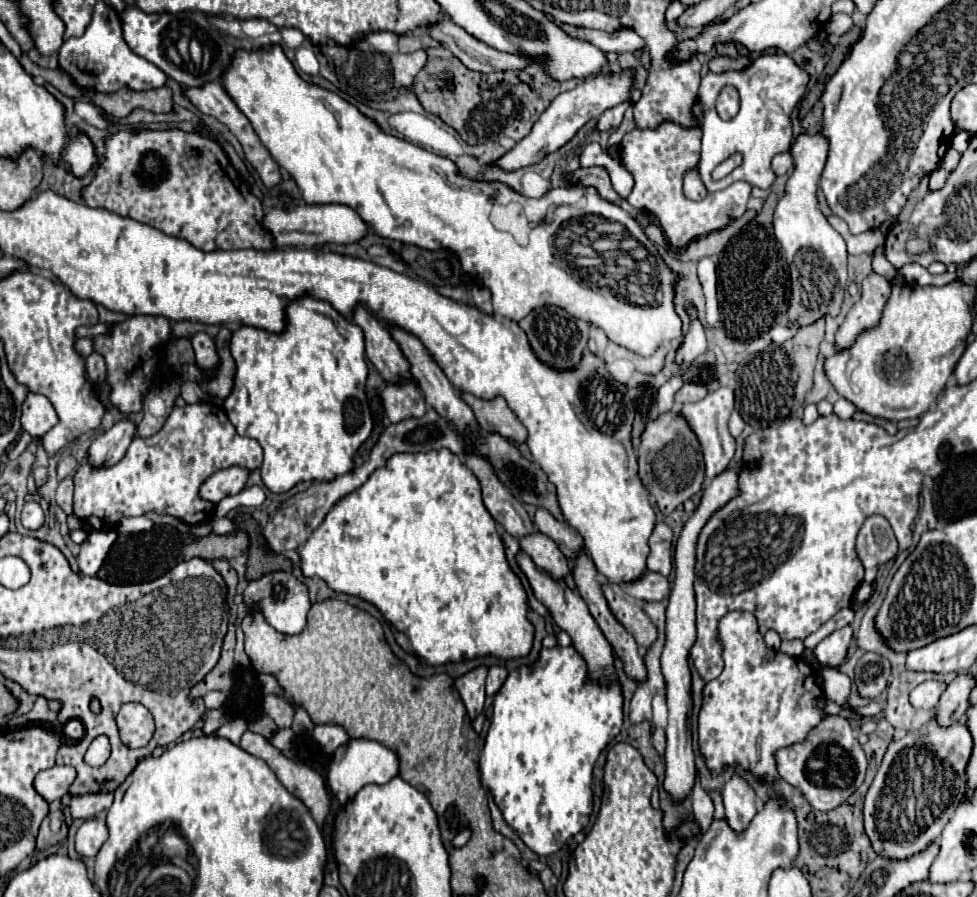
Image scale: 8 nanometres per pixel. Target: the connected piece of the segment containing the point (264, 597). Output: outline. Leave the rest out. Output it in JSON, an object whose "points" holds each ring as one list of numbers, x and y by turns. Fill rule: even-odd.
{"points":[[284,571,268,573,258,581,250,581,248,587,244,589,244,603,264,615,264,619,280,633,284,635,298,635,306,627,306,615,310,609,310,599,308,599,308,589,292,575]]}

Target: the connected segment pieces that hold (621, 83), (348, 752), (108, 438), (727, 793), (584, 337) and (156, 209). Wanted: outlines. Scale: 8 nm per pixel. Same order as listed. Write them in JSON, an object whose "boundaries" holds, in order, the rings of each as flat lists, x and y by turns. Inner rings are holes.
{"boundaries":[[[628,71,598,75,594,79,580,81,572,91,558,95,550,103,550,107,544,111,544,115,540,115,540,119,534,123,532,131,522,141,518,141,504,157,500,157,498,165,506,171,514,171,514,169,538,163,540,159,544,159,544,155,558,151,564,143,568,143,576,135,576,131,582,125,586,125,590,119,598,119,606,109,612,109,618,103,624,103,628,89,632,89,632,75]],[[350,739,332,755,332,763,328,771,328,785,330,785,330,791,336,795,336,799,344,805,356,795,356,791,360,791,360,787,368,783,382,785,382,783,388,783,396,775,398,775,398,757,392,749,370,739]],[[122,419,112,429,98,435,92,441,92,445,88,447,90,465,92,467,112,467,112,465,116,465,124,457,130,441,134,439,134,433,136,433,136,425,128,419]],[[734,775,722,789,722,799,726,807,726,819,734,831,744,831,752,817,756,815,756,791,742,777]],[[540,307,540,309,534,309,528,317,524,317,520,321,520,327,526,331,534,353,542,361,548,361,558,369,570,369,582,359,582,351,586,349,586,341,588,341,590,323,574,319,564,309,558,309,558,307]],[[124,129,114,133,106,141,106,153,96,169,94,181,84,189,84,203,156,227,158,231,184,239,202,251,274,247,272,235,260,225,260,219,264,217,260,201,238,177,222,147,206,137,184,133,180,129,142,129,136,135],[148,151,158,153,166,167,164,177,150,185,138,177,138,163]]]}

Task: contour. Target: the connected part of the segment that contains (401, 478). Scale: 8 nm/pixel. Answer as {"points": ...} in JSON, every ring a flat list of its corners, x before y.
{"points":[[448,449,440,451,428,451,428,453,400,453,392,455,392,459,386,461,384,467,376,469,368,481,346,495,332,511,326,515,326,519,320,523,320,527,310,535,310,539,298,549,300,555,300,569,304,577,320,577,328,583,330,589,336,593,346,593,352,597,360,597,374,607,380,609,384,619,402,635,394,635,398,645,406,651,412,653,420,659,424,659,428,665,444,665,444,663,454,663,462,659,474,659,474,657,486,657,492,655,496,659,508,661,508,659,518,659,526,657,532,649,534,641,534,625,528,619,528,595,512,571,506,553,504,553,504,543,496,531,496,521,488,513,488,509,482,503,482,493,480,493,480,483,474,477,474,473,466,467,464,461,460,461,458,455,454,455]]}

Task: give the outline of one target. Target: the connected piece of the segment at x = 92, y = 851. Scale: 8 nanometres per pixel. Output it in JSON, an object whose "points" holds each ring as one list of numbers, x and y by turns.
{"points":[[98,817,88,819,80,825,80,829,76,833,76,851,82,857,96,857,96,853,100,851,100,847,104,845,106,839,108,839,106,823]]}

